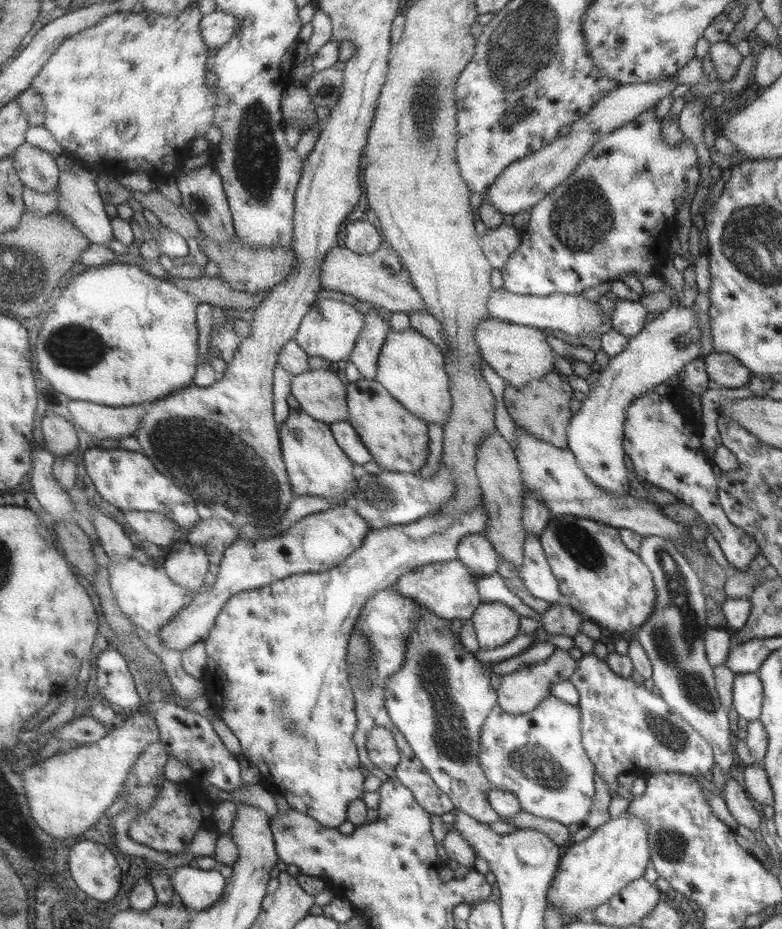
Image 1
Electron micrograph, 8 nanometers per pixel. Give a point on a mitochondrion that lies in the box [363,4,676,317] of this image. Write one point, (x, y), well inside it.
(582, 217)

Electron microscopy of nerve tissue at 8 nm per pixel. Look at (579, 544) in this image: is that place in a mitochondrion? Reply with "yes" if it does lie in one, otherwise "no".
yes

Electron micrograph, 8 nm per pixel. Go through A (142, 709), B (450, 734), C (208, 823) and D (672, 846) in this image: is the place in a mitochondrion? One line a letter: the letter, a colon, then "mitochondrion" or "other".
A: other
B: mitochondrion
C: other
D: mitochondrion

